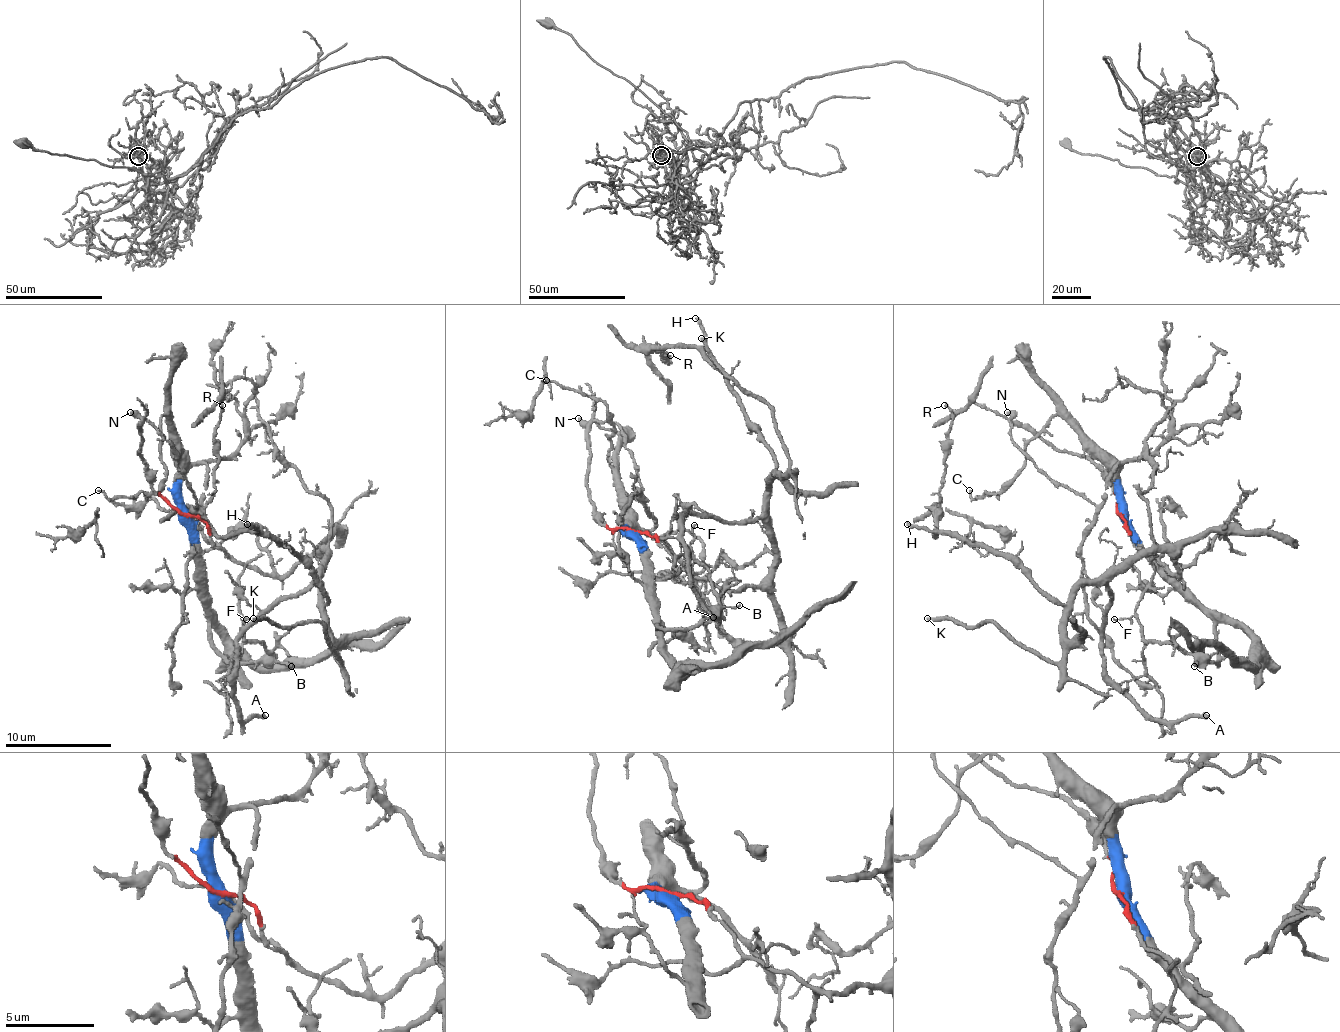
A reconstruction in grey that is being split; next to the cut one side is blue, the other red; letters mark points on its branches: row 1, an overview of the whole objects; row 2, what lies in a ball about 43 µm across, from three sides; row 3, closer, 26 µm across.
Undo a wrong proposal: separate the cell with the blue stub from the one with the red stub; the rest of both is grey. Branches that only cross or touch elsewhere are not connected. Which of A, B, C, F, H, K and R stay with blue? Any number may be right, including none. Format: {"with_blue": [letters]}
{"with_blue": ["B", "C", "F"]}

